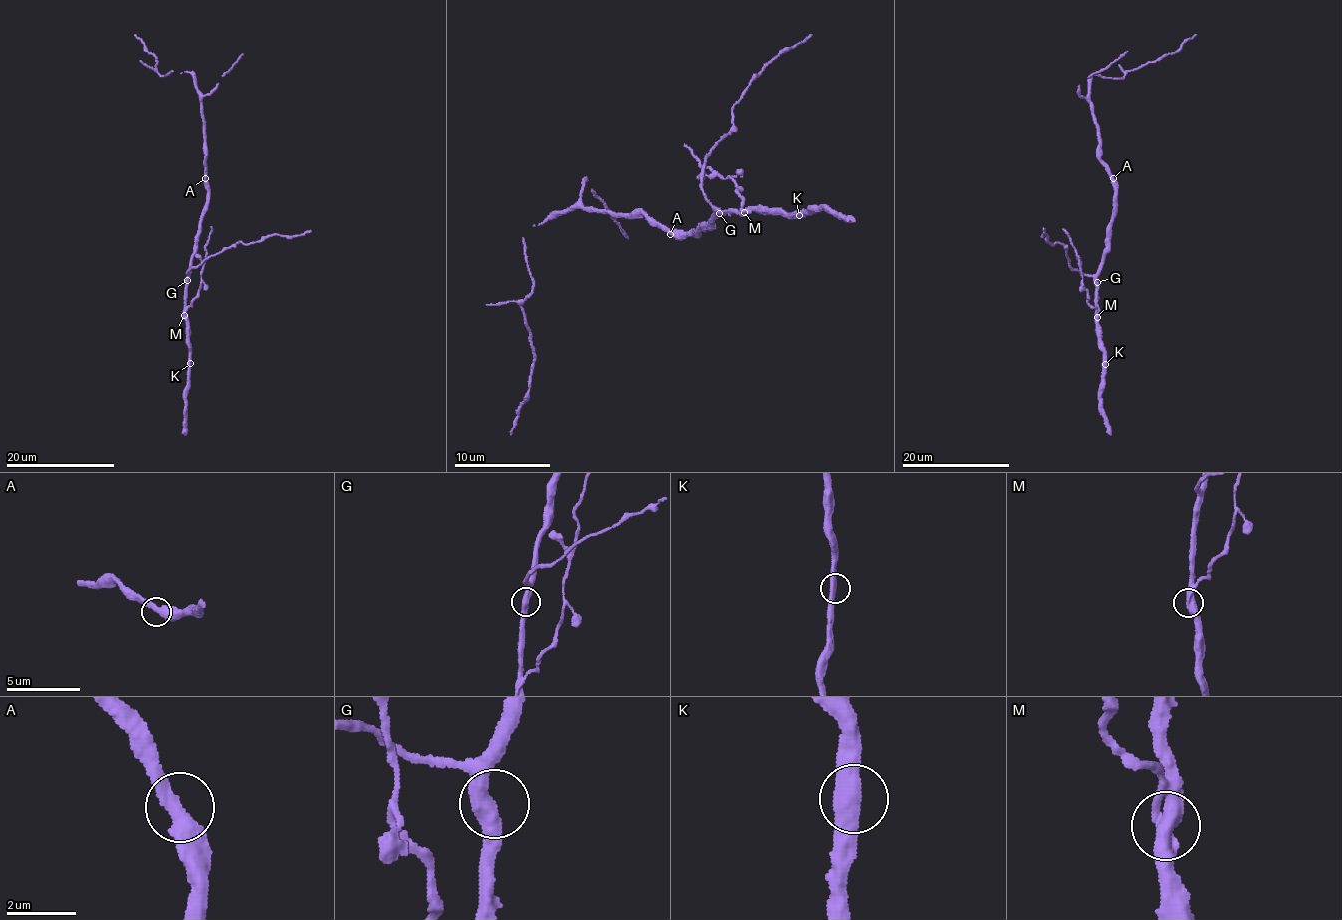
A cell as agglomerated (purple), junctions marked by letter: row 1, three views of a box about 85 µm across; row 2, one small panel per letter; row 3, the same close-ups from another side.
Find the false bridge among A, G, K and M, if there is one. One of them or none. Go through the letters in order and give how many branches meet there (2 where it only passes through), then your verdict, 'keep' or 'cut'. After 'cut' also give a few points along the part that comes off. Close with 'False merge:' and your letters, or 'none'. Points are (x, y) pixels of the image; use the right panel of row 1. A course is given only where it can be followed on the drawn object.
A: 2 branches meet; keep
G: 2 branches meet; keep
K: 2 branches meet; keep
M: 2 branches meet; cut; foreign part runs (1097, 317), (1082, 285), (1075, 247), (1063, 229)
False merge: M

